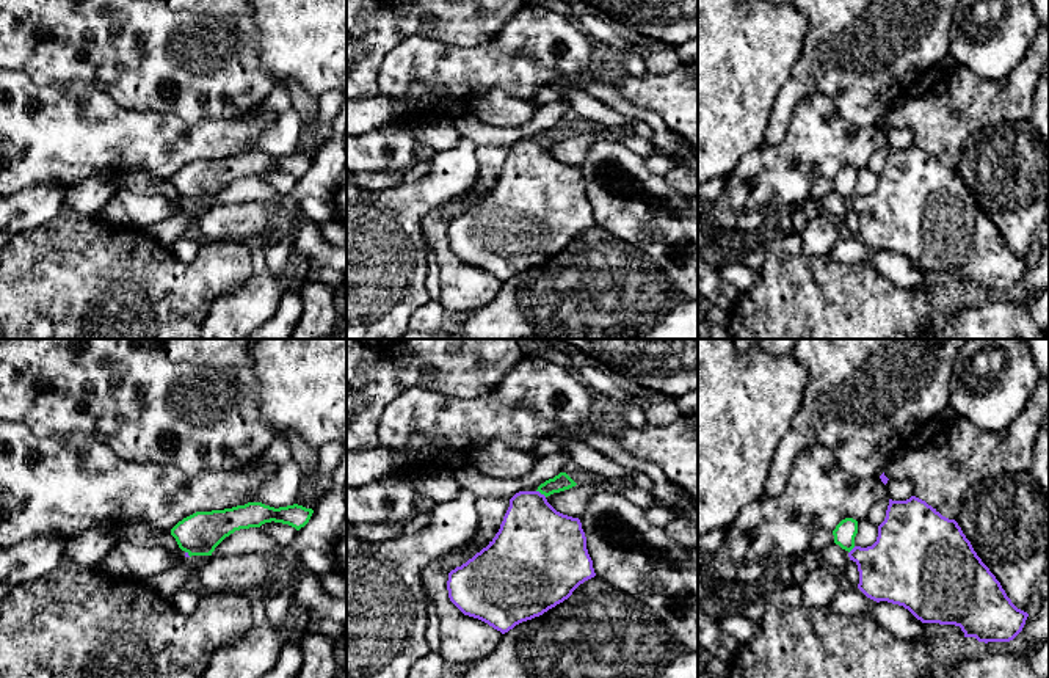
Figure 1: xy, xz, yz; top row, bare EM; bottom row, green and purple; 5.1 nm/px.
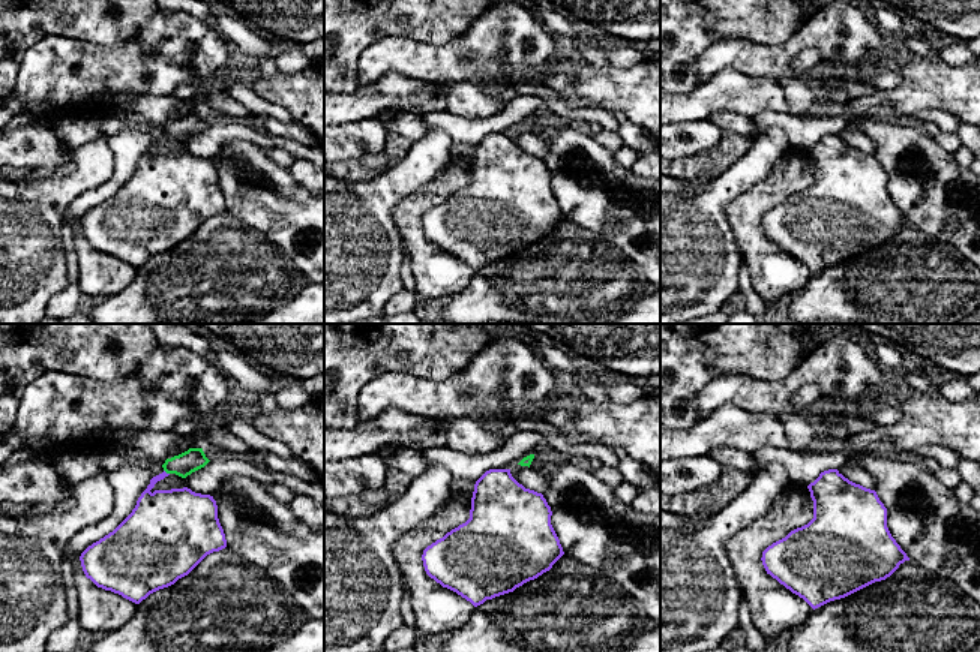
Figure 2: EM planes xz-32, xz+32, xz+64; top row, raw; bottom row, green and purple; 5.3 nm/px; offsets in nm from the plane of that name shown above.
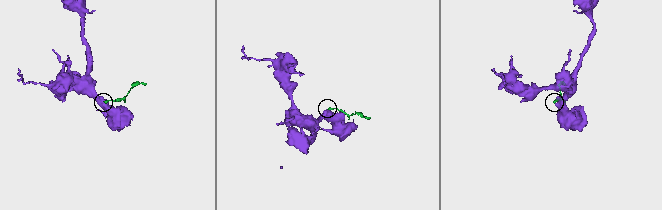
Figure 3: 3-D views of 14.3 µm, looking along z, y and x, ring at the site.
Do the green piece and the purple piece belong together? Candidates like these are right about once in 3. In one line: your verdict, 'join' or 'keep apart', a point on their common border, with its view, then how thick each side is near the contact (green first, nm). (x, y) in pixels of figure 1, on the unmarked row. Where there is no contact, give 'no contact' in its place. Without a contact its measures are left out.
keep apart; meets green in xz at (541, 142); 90 nm thick on the green side, 380 nm on the other

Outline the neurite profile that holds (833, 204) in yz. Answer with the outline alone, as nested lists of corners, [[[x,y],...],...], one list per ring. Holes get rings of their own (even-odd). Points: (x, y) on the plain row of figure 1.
[[[833,191],[826,198],[817,202],[819,210],[828,215],[836,217],[837,220],[844,221],[850,206],[848,199],[842,198],[839,193]]]

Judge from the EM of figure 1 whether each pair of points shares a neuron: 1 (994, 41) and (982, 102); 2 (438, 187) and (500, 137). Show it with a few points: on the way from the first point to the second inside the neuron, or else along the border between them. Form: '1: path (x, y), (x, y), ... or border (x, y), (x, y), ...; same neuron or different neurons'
1: border (1019, 61), (996, 80), (982, 80), (957, 63); different neurons
2: border (461, 135), (479, 145); different neurons

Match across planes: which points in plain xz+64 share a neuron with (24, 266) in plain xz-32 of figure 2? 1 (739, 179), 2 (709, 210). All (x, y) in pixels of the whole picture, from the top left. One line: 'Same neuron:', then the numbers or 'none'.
Same neuron: 1, 2

